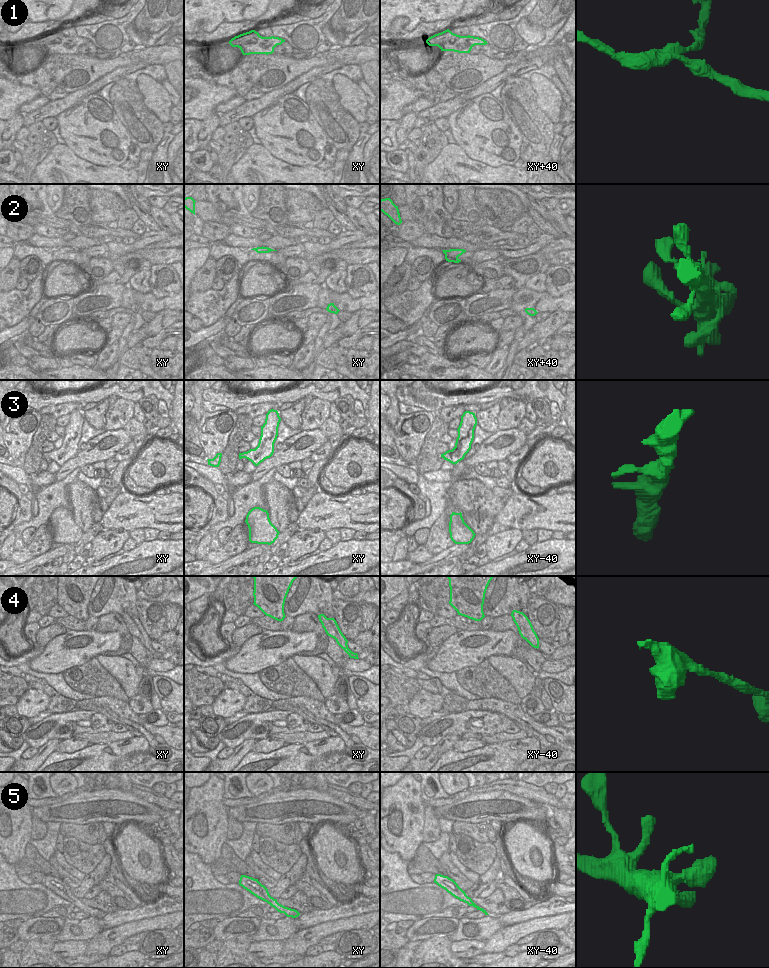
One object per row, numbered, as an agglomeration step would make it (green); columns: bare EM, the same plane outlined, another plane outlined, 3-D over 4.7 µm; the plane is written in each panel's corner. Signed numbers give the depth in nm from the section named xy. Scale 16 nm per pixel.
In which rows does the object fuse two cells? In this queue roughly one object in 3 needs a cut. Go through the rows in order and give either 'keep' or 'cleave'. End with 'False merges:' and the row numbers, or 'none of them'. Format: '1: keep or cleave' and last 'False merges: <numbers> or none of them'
1: cleave
2: keep
3: keep
4: keep
5: keep
False merges: 1

